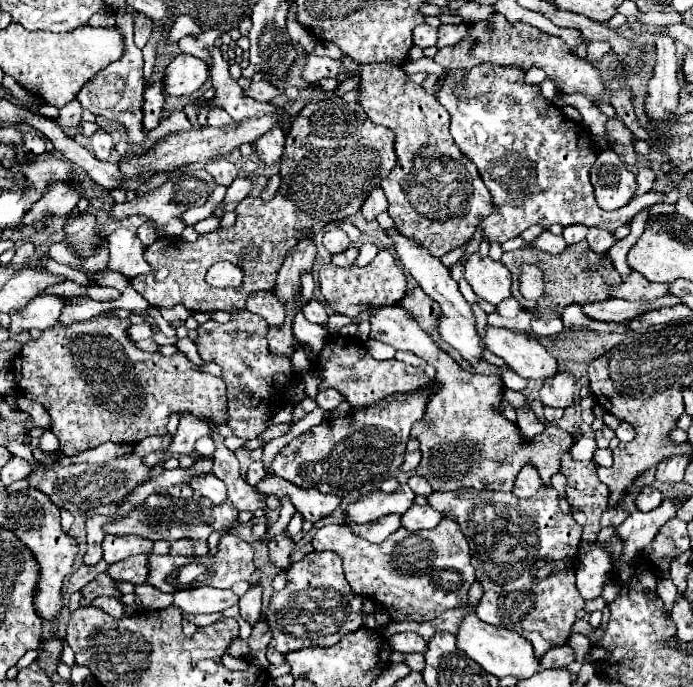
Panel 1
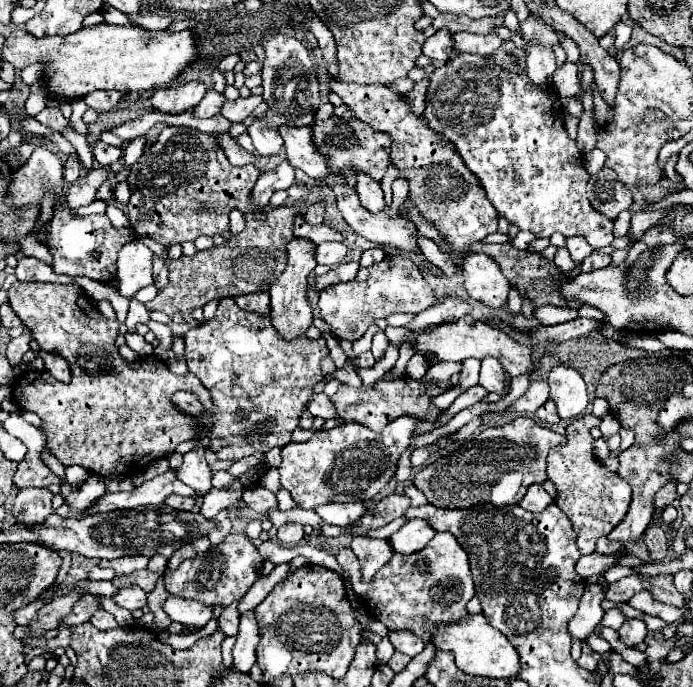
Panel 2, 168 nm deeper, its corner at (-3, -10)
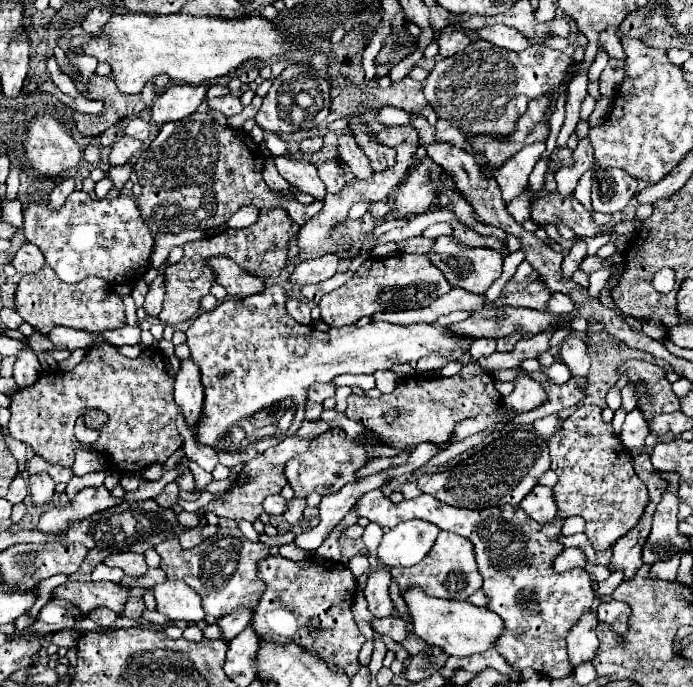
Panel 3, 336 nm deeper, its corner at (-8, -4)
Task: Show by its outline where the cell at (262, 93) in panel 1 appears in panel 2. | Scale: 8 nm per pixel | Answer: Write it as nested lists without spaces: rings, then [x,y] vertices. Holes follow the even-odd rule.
[[[247,96],[247,98],[237,98],[237,100],[225,100],[221,114],[229,122],[243,122],[247,116],[253,114],[253,110],[263,102],[261,96]]]

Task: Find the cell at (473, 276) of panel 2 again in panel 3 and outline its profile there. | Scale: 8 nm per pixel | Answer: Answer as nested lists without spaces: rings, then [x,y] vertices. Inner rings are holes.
[[[438,236],[426,258],[446,276],[446,280],[452,286],[464,288],[474,294],[484,294],[492,286],[492,282],[498,280],[502,274],[502,254],[500,252],[492,248],[468,248],[468,246],[454,242],[450,236]]]

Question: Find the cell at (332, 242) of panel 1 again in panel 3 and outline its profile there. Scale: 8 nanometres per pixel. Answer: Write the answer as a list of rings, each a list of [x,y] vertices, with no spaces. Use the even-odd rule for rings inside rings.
[[[326,254],[316,260],[306,260],[294,268],[288,282],[296,284],[296,286],[306,286],[306,284],[314,284],[314,282],[320,284],[320,282],[332,278],[332,274],[336,274],[336,266],[338,266],[338,256],[334,256],[334,254]]]

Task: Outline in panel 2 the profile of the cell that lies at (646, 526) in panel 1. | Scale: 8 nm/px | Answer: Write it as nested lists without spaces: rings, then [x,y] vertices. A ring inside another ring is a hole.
[[[593,552],[589,556],[581,556],[577,566],[575,566],[575,570],[579,574],[591,574],[591,576],[595,576],[595,574],[601,574],[603,570],[607,570],[607,568],[617,566],[619,558],[623,558],[623,556],[625,556],[625,552],[615,552],[615,554]]]

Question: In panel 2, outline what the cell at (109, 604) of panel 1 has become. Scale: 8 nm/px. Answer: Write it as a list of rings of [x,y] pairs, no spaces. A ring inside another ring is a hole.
[[[99,608],[99,610],[93,614],[91,624],[93,624],[95,628],[99,628],[99,630],[111,630],[111,628],[117,628],[117,626],[119,626],[117,620],[113,618],[113,614],[105,612],[103,608]]]

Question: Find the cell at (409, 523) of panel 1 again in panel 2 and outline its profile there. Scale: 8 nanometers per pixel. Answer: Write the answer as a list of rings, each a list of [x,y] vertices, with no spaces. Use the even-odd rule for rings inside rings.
[[[413,518],[409,520],[407,524],[403,524],[391,538],[391,546],[395,552],[401,552],[401,554],[411,554],[411,552],[417,552],[421,548],[427,546],[427,542],[435,536],[435,530],[431,528],[429,522],[423,522],[419,518]]]

